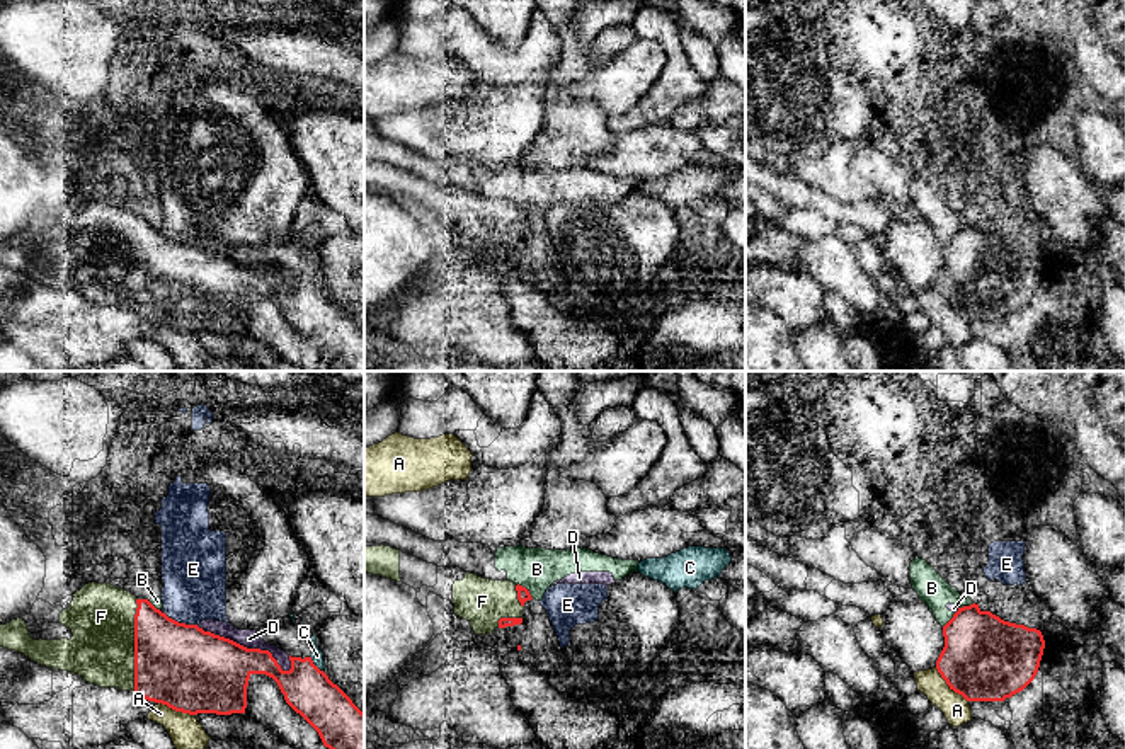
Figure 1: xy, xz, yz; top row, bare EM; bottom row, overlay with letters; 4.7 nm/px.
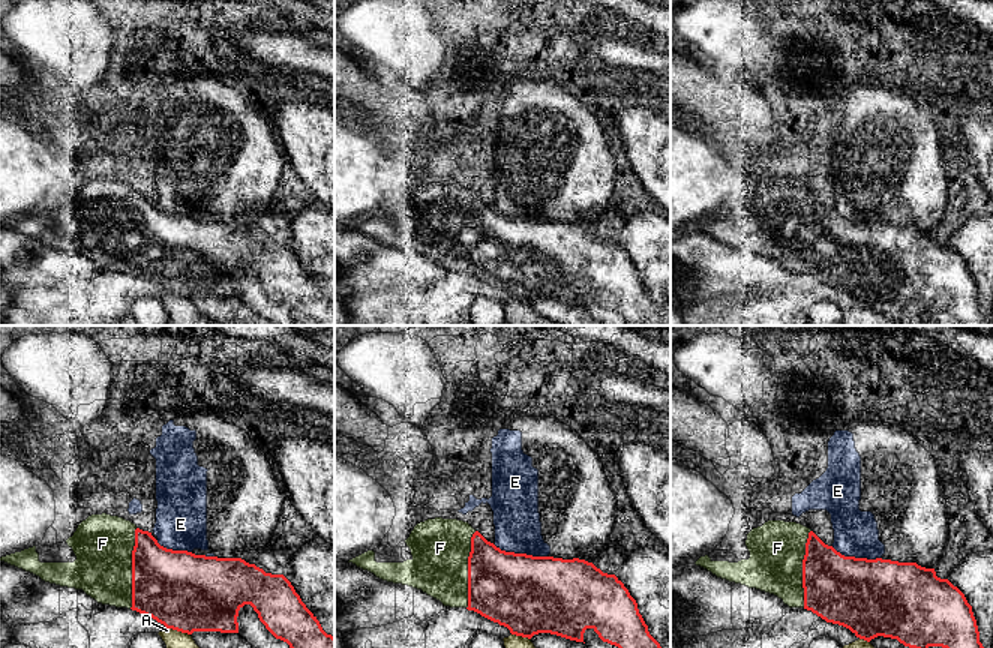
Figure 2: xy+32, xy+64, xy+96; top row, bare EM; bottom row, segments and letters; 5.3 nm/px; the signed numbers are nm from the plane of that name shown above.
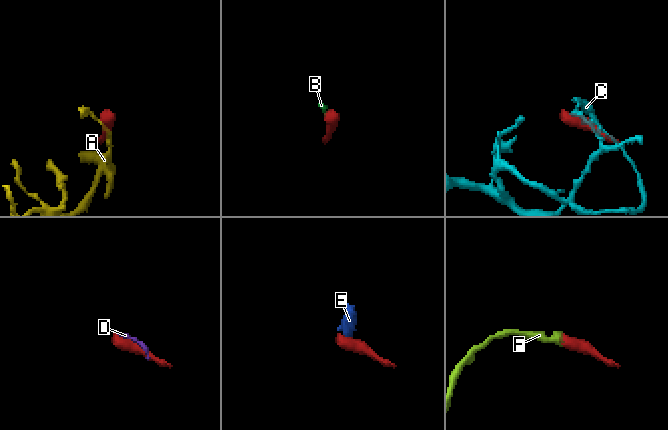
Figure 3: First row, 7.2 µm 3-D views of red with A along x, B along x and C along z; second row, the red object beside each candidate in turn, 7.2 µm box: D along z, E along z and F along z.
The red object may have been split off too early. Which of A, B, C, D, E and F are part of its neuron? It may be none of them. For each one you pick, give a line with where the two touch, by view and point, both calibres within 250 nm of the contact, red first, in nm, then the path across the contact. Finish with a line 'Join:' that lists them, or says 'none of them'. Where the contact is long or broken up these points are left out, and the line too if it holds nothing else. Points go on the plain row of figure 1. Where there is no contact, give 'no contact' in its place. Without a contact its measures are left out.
F: contact xy (135, 263); calibres 400 and 320 nm
Join: F

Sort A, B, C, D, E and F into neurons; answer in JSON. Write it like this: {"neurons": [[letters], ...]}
{"neurons": [["A"], ["B", "D"], ["C"], ["E"], ["F"]]}

